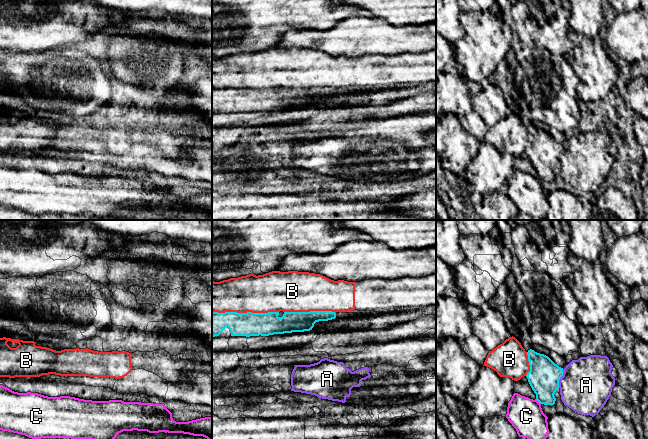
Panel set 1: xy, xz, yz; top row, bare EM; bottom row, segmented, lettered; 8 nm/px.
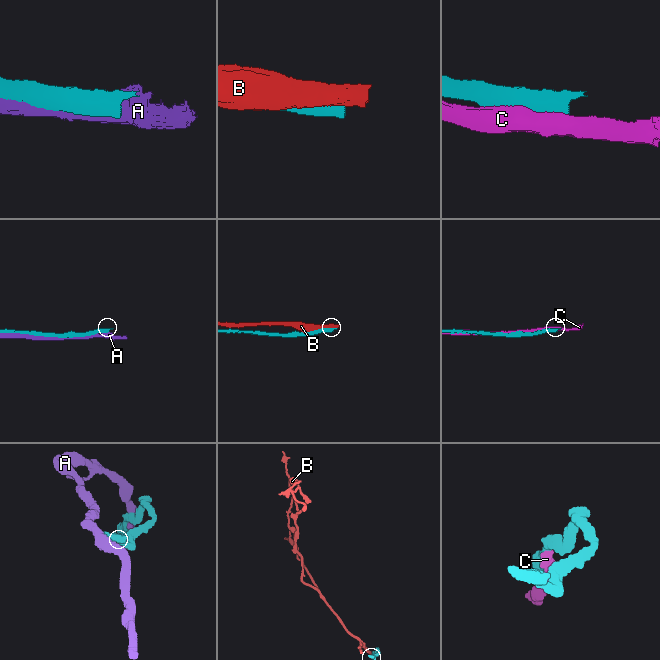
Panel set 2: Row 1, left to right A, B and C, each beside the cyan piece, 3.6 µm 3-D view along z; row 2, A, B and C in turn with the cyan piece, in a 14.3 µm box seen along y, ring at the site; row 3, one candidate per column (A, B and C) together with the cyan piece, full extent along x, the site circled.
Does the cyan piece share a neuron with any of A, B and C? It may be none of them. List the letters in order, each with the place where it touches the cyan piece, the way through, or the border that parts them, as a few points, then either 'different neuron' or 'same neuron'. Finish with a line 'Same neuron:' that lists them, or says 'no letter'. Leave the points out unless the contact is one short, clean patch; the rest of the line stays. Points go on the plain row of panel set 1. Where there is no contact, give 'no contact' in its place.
A: yz (560, 153) | different neuron
B: xz (245, 89) | different neuron
C: yz (538, 177) | different neuron
Same neuron: no letter

